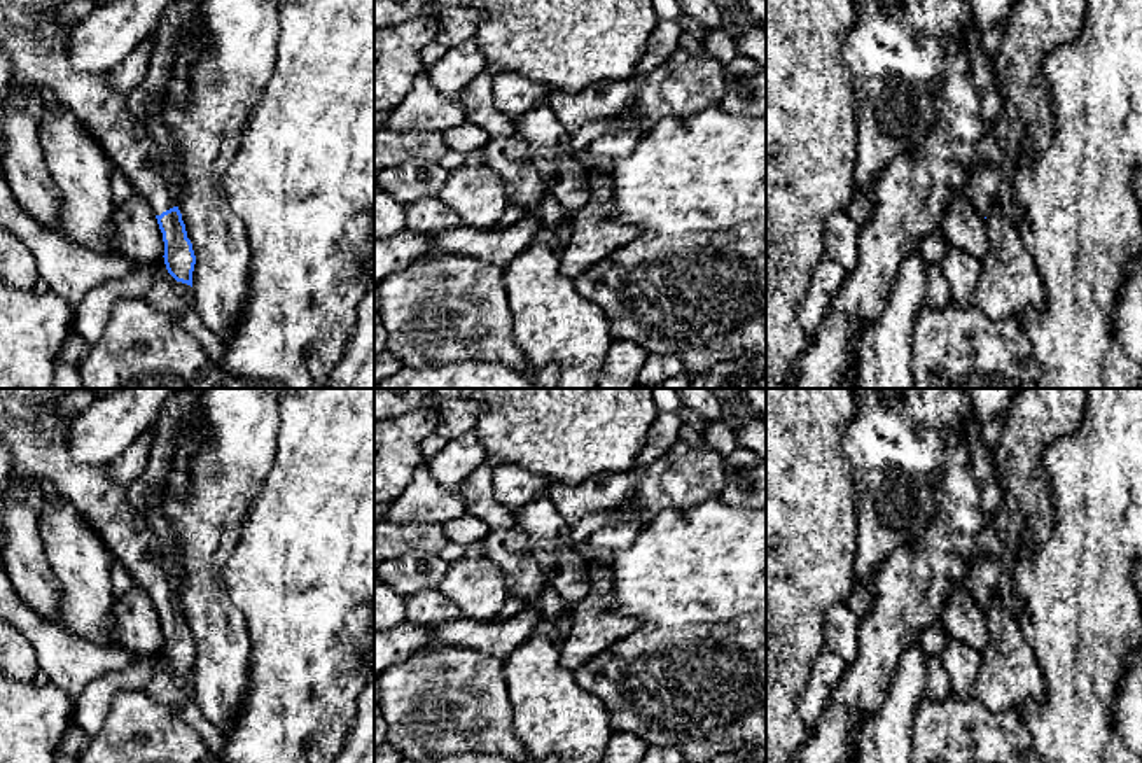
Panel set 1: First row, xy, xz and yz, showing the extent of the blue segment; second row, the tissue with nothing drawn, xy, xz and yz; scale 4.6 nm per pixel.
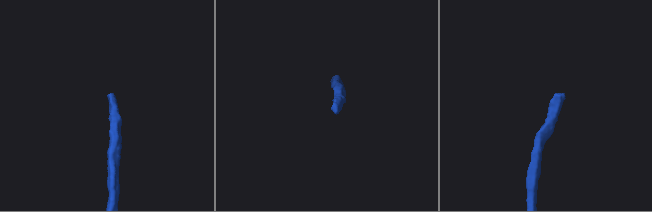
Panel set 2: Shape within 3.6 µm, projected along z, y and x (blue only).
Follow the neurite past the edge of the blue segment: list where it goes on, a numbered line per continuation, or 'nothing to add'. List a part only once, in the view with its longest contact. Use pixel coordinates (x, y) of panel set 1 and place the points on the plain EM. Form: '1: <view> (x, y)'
1: xy (35, 434)

